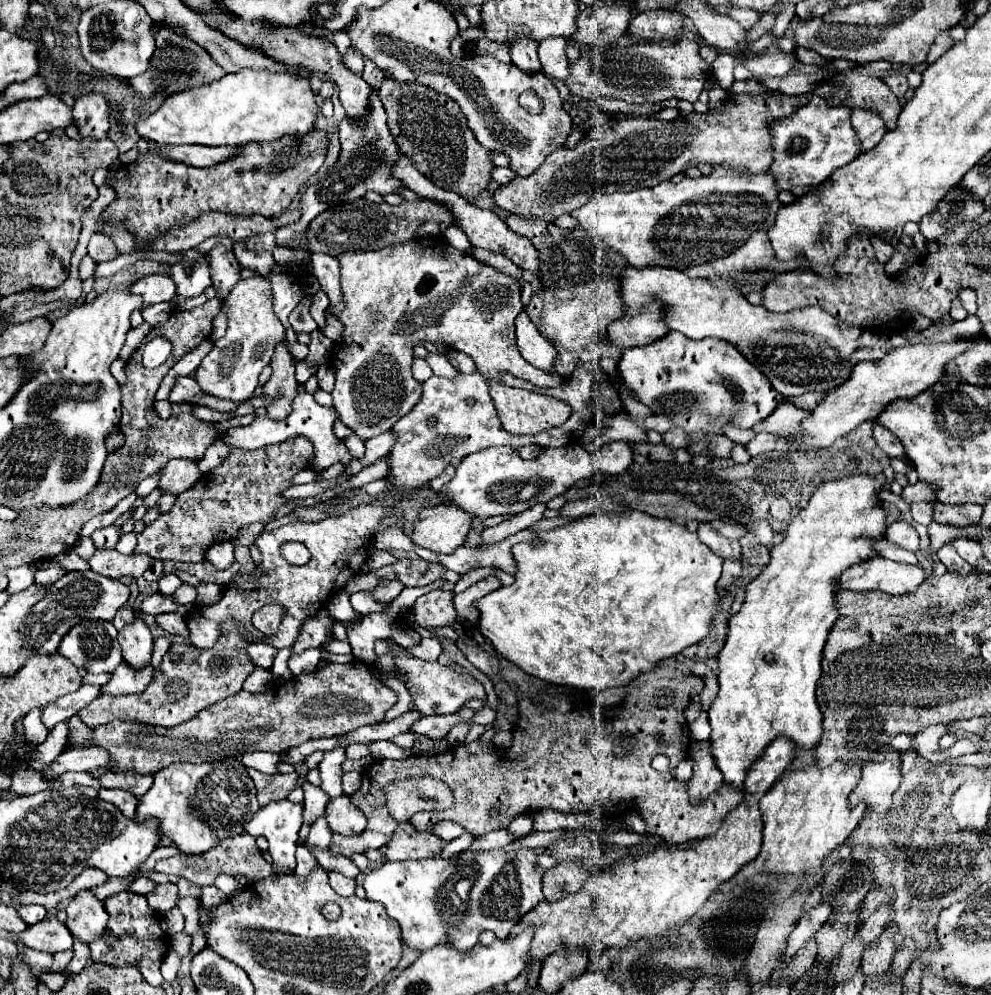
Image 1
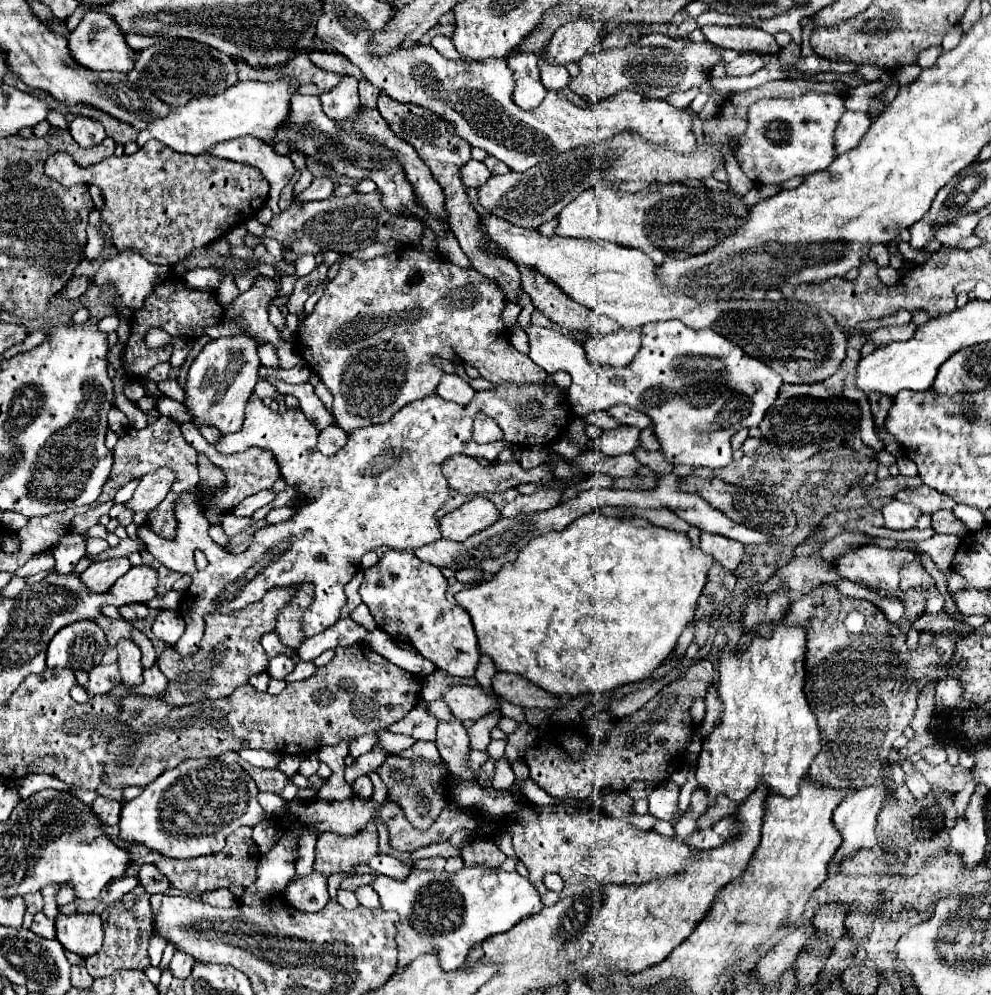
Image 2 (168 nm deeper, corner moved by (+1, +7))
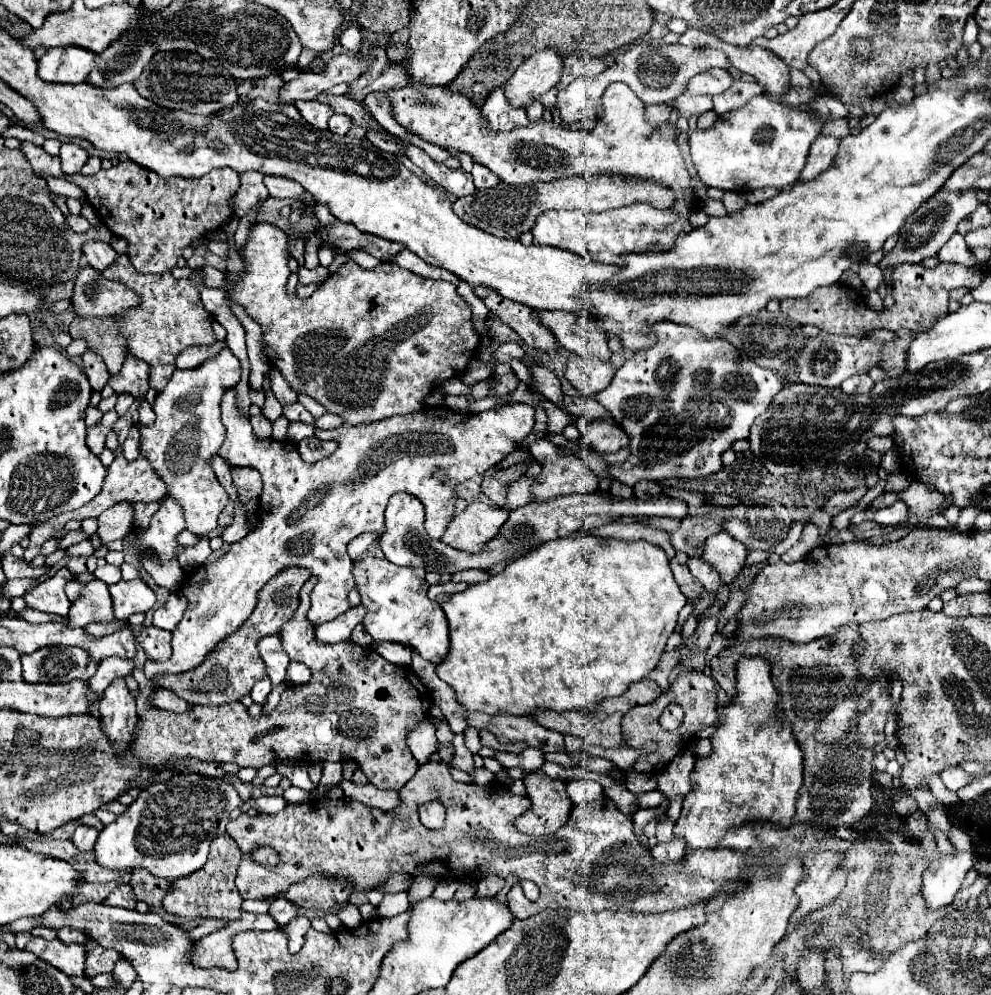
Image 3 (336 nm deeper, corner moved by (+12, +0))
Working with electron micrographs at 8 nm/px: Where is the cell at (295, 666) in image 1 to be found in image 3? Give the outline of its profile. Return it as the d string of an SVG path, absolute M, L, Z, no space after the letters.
M360 603L358 607L348 609L346 613L338 615L336 619L318 625L318 627L316 627L316 637L318 637L318 641L322 641L322 643L348 641L352 629L354 629L358 623L362 623L364 615L366 615L366 607Z

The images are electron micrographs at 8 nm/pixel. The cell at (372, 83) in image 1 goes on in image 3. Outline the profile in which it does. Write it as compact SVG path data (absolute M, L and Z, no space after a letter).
M334 115L334 117L330 119L330 123L328 123L328 129L330 129L332 133L346 135L348 129L350 129L350 125L352 125L352 121L350 121L346 115Z

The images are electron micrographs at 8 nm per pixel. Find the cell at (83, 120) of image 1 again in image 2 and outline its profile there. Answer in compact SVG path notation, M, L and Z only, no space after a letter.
M75 116L73 122L69 124L69 132L77 140L77 144L81 144L83 148L101 144L101 140L105 138L103 124L99 120L87 118L87 116Z

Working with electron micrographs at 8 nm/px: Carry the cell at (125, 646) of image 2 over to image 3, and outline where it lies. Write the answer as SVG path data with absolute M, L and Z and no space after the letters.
M116 679L106 691L100 703L100 723L102 731L106 733L114 753L126 751L128 743L132 741L134 727L138 723L136 701L126 689L124 679Z

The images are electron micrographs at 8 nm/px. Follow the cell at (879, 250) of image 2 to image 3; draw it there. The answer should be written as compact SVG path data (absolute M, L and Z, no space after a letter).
M864 263L862 267L860 267L860 279L862 279L862 283L864 283L864 287L868 289L868 291L876 291L878 287L880 287L880 283L882 283L882 279L884 279L884 275L882 275L882 269L878 267L878 265L868 265L868 263Z

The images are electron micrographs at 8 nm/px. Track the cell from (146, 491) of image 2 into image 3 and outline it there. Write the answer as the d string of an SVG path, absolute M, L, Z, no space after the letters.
M120 503L110 509L106 509L98 517L98 539L102 543L122 539L132 531L132 505L130 503Z

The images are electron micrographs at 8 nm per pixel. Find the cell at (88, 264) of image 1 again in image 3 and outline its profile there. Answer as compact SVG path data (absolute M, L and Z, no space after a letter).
M66 215L66 221L68 221L68 217L70 217L70 229L74 231L74 233L86 233L92 225L84 219L84 217L80 217L80 215Z

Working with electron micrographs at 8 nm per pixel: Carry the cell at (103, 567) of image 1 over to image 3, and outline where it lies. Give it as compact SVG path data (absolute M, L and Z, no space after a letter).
M94 579L84 585L84 593L72 603L68 611L70 627L86 627L90 623L112 623L112 597L108 585L100 579Z

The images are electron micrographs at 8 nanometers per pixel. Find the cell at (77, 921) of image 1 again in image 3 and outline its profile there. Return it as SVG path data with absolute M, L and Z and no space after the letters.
M32 937L26 945L26 951L34 953L44 963L60 969L62 973L70 977L82 977L84 975L84 949L82 945L64 945L58 943L58 939L46 941L40 937Z

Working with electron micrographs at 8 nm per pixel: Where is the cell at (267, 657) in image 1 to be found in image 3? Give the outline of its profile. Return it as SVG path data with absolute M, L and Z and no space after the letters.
M272 635L272 637L264 637L260 643L258 643L258 649L260 649L260 655L266 663L266 671L268 671L268 677L272 681L272 687L278 687L280 683L284 683L284 675L286 675L286 667L290 663L286 651L282 649L282 641L278 635Z

